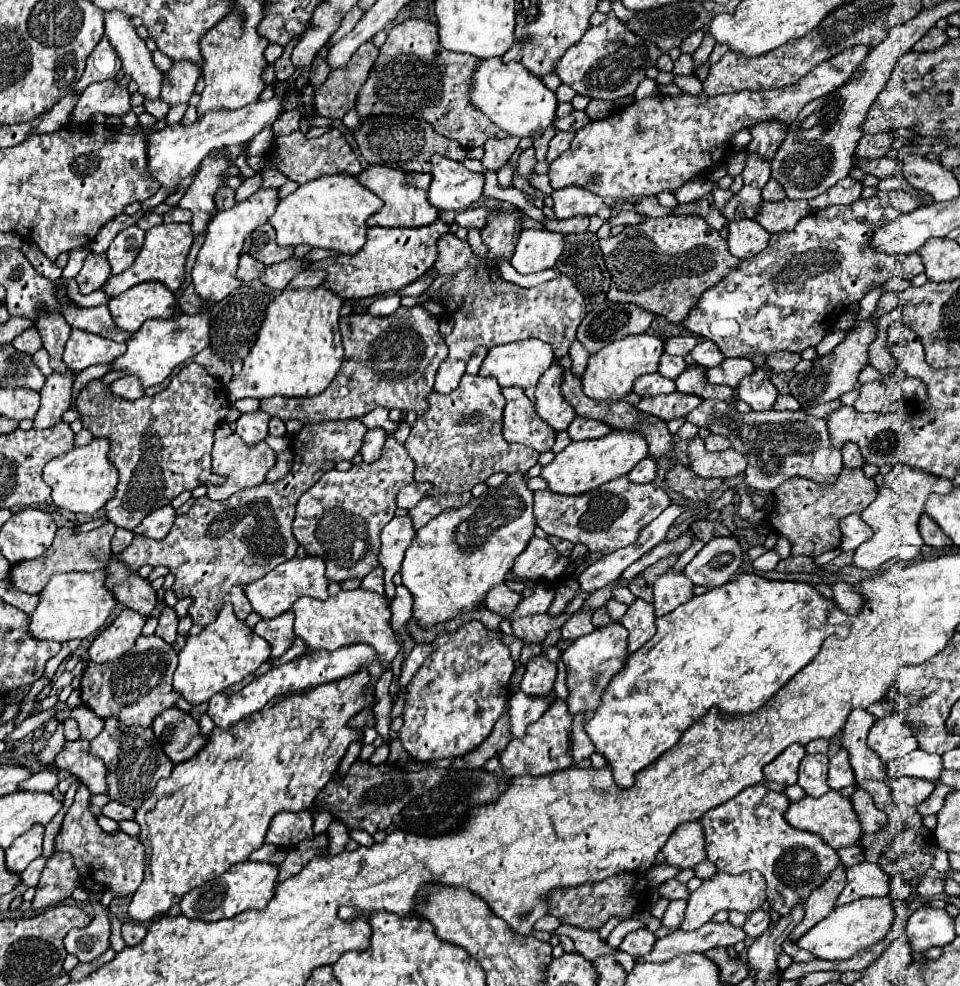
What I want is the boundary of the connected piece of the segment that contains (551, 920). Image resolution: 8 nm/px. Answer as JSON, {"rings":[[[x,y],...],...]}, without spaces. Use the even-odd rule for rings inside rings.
{"rings":[[[545,915],[545,917],[541,917],[541,919],[535,923],[535,931],[549,931],[549,933],[553,933],[559,925],[561,925],[561,921],[559,921],[557,917]]]}

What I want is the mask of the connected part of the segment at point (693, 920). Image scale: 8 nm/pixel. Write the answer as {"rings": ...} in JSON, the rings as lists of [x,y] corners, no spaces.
{"rings":[[[715,873],[709,879],[703,879],[701,887],[689,895],[687,899],[687,909],[685,909],[685,919],[681,923],[681,929],[691,931],[707,923],[717,911],[741,911],[741,913],[751,913],[759,909],[765,901],[765,879],[761,873],[741,873],[741,875],[729,875],[729,873]]]}

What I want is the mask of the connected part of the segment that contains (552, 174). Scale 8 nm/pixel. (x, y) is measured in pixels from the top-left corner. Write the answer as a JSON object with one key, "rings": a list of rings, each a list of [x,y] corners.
{"rings":[[[859,45],[855,49],[845,49],[843,53],[831,57],[831,61],[825,61],[823,65],[817,65],[803,77],[799,83],[783,89],[761,89],[761,91],[739,91],[739,93],[727,93],[727,95],[715,95],[709,97],[707,93],[699,95],[655,95],[641,101],[633,101],[629,107],[611,113],[611,117],[601,121],[589,121],[583,129],[577,131],[571,147],[557,157],[549,165],[549,179],[553,189],[563,189],[571,185],[585,187],[593,191],[599,197],[611,197],[611,199],[629,199],[629,197],[651,197],[659,195],[663,191],[675,193],[683,183],[691,181],[693,177],[699,177],[707,173],[707,169],[713,169],[717,163],[723,163],[725,155],[729,153],[729,141],[731,137],[741,129],[751,129],[753,125],[761,121],[779,121],[783,125],[791,125],[799,111],[813,99],[827,95],[835,89],[839,89],[845,81],[851,79],[853,71],[859,67],[863,57],[869,53],[869,47]]]}

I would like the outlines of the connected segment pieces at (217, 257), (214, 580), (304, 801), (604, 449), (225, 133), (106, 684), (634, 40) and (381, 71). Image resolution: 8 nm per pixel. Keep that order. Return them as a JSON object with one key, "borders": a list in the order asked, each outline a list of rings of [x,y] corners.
{"borders":[[[[261,189],[261,191],[253,193],[249,199],[237,203],[235,207],[219,211],[215,215],[215,219],[207,227],[205,243],[203,243],[203,247],[197,255],[197,261],[193,265],[193,271],[191,271],[195,293],[203,301],[207,301],[209,305],[215,305],[221,299],[229,297],[241,285],[241,281],[235,277],[235,271],[237,271],[241,249],[243,249],[243,239],[251,231],[255,231],[259,225],[267,223],[269,217],[275,213],[275,207],[277,207],[277,189]]],[[[359,419],[323,421],[323,423],[303,425],[303,429],[291,439],[293,467],[287,473],[287,477],[283,477],[275,483],[265,481],[259,487],[239,491],[225,501],[211,501],[207,497],[199,497],[199,499],[195,499],[195,503],[191,505],[191,509],[185,515],[179,515],[175,519],[175,523],[165,539],[155,541],[155,539],[143,537],[143,535],[135,535],[131,545],[123,553],[117,555],[119,561],[129,565],[131,571],[137,571],[141,565],[151,565],[151,567],[165,565],[165,567],[169,567],[169,571],[175,575],[175,583],[171,589],[175,591],[177,599],[183,599],[183,597],[193,599],[193,603],[189,607],[189,615],[191,615],[193,623],[197,623],[197,625],[205,627],[205,625],[213,623],[225,603],[233,603],[235,615],[241,621],[245,621],[253,609],[251,609],[251,603],[249,603],[243,587],[255,579],[261,579],[271,569],[275,569],[279,563],[285,563],[287,559],[295,557],[295,551],[299,545],[291,533],[291,525],[295,519],[297,499],[307,489],[311,489],[325,471],[331,471],[335,463],[339,463],[343,459],[351,459],[353,455],[357,455],[361,449],[361,441],[363,441],[365,433],[367,433],[367,427]]],[[[359,669],[359,673],[351,673],[351,677],[343,677],[343,681],[333,681],[331,685],[321,685],[319,689],[305,689],[303,693],[289,693],[289,695],[283,695],[283,697],[273,697],[259,713],[251,713],[251,717],[245,717],[243,721],[239,721],[239,725],[233,725],[231,729],[217,729],[217,727],[213,727],[213,731],[207,735],[207,745],[203,749],[199,749],[199,753],[193,757],[193,761],[183,761],[183,763],[175,765],[171,777],[161,779],[157,783],[157,789],[153,789],[149,793],[149,797],[143,801],[143,805],[139,807],[139,811],[135,815],[135,821],[141,827],[141,837],[139,839],[145,845],[147,857],[145,857],[145,879],[139,885],[139,889],[135,891],[133,901],[129,905],[129,917],[133,921],[149,923],[151,919],[155,919],[159,915],[165,915],[169,911],[169,907],[179,903],[181,897],[187,891],[191,891],[193,887],[199,887],[199,885],[219,877],[221,873],[225,873],[235,863],[247,861],[249,855],[263,845],[265,833],[267,833],[269,823],[275,817],[275,813],[279,813],[279,811],[303,811],[303,809],[309,809],[313,805],[317,793],[333,779],[333,775],[335,775],[335,771],[339,767],[339,761],[343,759],[347,747],[353,741],[363,741],[363,731],[349,727],[349,721],[359,711],[371,709],[375,705],[375,701],[377,701],[375,699],[375,689],[371,689],[371,693],[367,693],[367,697],[363,697],[363,689],[367,689],[367,681],[371,681],[367,669]]],[[[611,431],[601,439],[571,441],[555,459],[543,467],[541,477],[547,481],[549,489],[563,495],[581,495],[595,489],[619,475],[627,475],[641,459],[647,457],[647,443],[635,431]]],[[[273,97],[269,101],[255,101],[251,105],[245,105],[243,109],[215,109],[201,119],[197,119],[191,125],[167,125],[163,131],[145,135],[147,137],[147,147],[149,147],[149,171],[151,175],[161,183],[161,191],[157,191],[151,199],[147,199],[141,205],[143,213],[151,213],[159,203],[165,201],[165,195],[181,181],[185,179],[213,149],[229,147],[229,145],[241,145],[251,141],[267,123],[273,123],[281,111],[283,111],[283,97]]],[[[141,635],[135,641],[135,647],[117,661],[103,665],[97,665],[93,661],[87,663],[87,669],[81,677],[81,699],[91,711],[95,711],[103,719],[117,715],[123,729],[127,729],[129,725],[151,727],[153,719],[161,711],[175,707],[177,693],[173,693],[171,687],[175,667],[177,655],[171,645],[167,645],[157,635]]],[[[609,15],[603,25],[589,27],[585,37],[565,51],[561,61],[555,65],[555,73],[559,75],[561,83],[569,85],[579,95],[615,101],[619,97],[633,95],[639,81],[645,79],[645,69],[655,67],[659,55],[661,51],[655,45],[643,41],[635,33],[629,33],[623,21]]],[[[407,19],[387,33],[387,41],[381,45],[381,53],[357,95],[355,109],[361,117],[393,111],[401,115],[419,113],[439,135],[457,141],[465,149],[483,147],[489,137],[505,139],[509,135],[469,103],[469,77],[477,63],[477,57],[443,49],[435,23]]]]}

